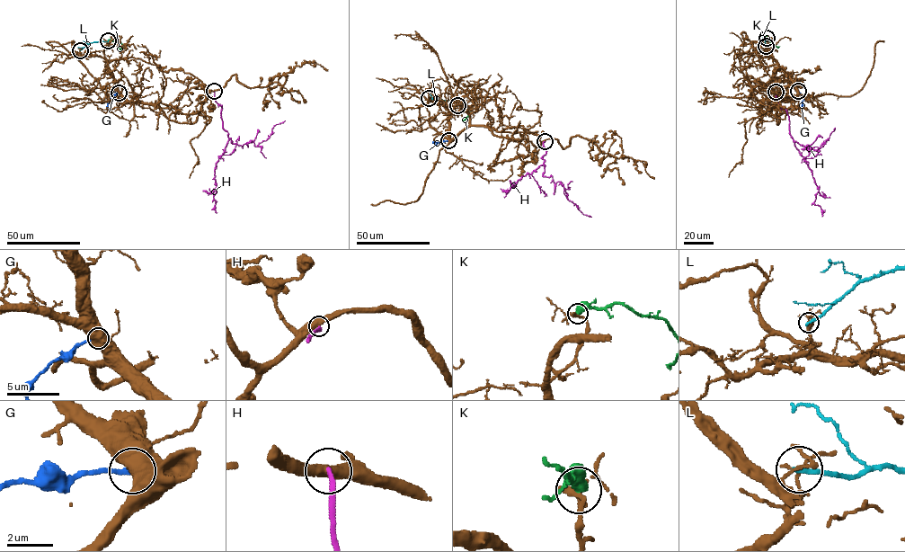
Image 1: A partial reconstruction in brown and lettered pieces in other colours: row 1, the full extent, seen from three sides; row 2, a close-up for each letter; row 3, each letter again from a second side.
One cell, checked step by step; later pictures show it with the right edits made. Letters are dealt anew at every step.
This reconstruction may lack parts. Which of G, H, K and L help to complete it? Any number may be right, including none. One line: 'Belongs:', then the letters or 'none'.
Belongs: none

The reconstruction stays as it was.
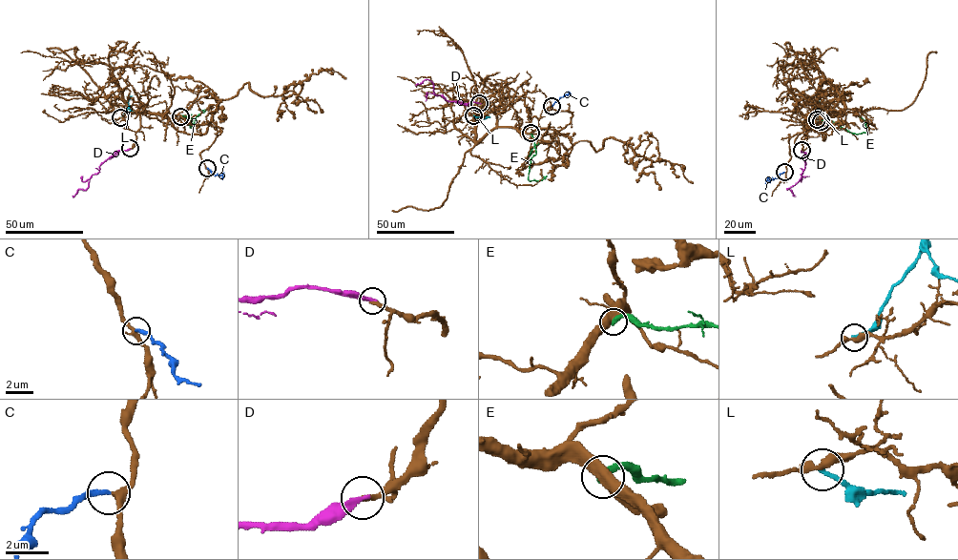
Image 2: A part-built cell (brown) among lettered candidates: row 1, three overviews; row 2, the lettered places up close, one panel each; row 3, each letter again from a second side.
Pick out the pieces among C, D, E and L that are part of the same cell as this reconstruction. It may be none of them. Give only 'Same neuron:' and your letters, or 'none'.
Same neuron: C, D

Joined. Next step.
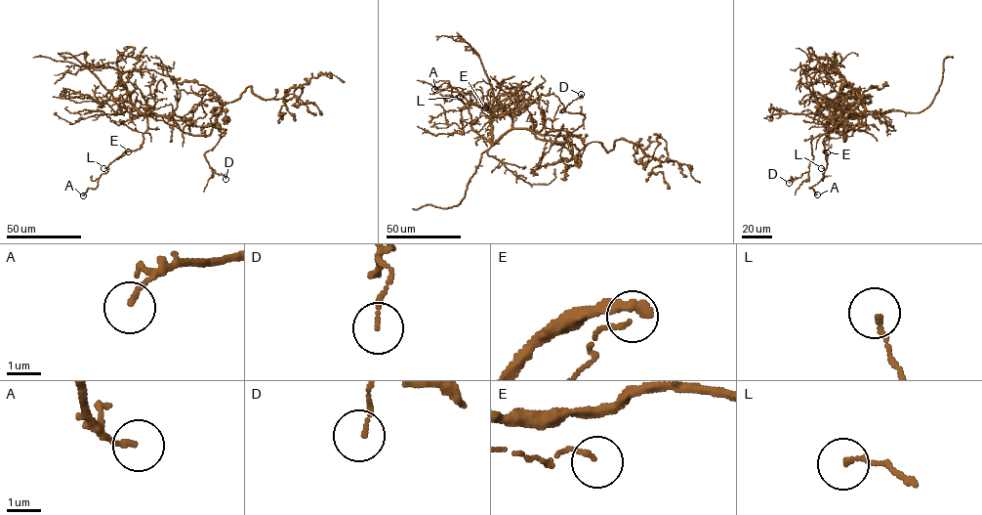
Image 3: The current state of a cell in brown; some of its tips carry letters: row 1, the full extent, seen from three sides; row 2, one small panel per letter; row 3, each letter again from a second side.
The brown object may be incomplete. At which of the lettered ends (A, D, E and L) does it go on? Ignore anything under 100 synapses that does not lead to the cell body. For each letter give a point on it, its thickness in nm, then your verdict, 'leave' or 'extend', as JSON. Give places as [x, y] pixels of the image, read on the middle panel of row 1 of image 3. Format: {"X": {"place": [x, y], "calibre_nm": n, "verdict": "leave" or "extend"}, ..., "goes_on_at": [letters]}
{"A": {"place": [434, 89], "calibre_nm": 150, "verdict": "leave"}, "D": {"place": [581, 94], "calibre_nm": 100, "verdict": "leave"}, "E": {"place": [485, 107], "calibre_nm": 110, "verdict": "leave"}, "L": {"place": [460, 97], "calibre_nm": 120, "verdict": "leave"}, "goes_on_at": []}

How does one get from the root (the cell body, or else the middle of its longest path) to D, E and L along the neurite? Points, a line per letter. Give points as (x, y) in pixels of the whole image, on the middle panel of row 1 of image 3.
D: (544, 141), (528, 129), (542, 135), (554, 130), (572, 132), (582, 124), (583, 114), (559, 111), (581, 94)
E: (544, 141), (530, 130), (514, 129), (511, 112), (503, 107), (472, 104), (485, 107)
L: (544, 141), (530, 130), (514, 129), (511, 112), (503, 107), (466, 104), (460, 97)

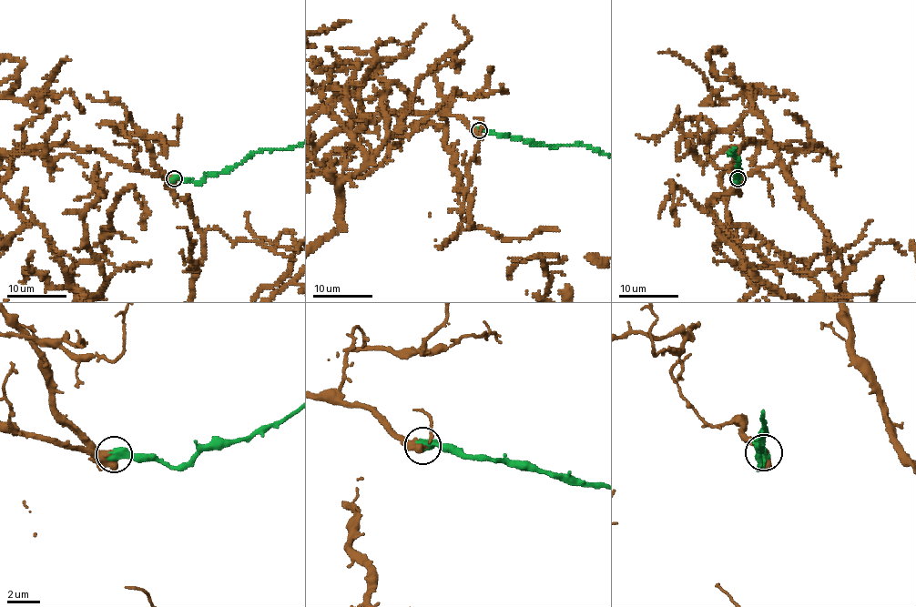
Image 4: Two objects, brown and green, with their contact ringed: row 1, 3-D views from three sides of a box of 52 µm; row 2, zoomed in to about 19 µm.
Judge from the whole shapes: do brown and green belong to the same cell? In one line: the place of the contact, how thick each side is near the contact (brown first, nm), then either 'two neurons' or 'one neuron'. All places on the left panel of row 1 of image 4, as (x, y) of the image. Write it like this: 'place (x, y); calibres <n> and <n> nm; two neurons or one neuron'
place (174, 178); calibres 700 and 550 nm; one neuron

